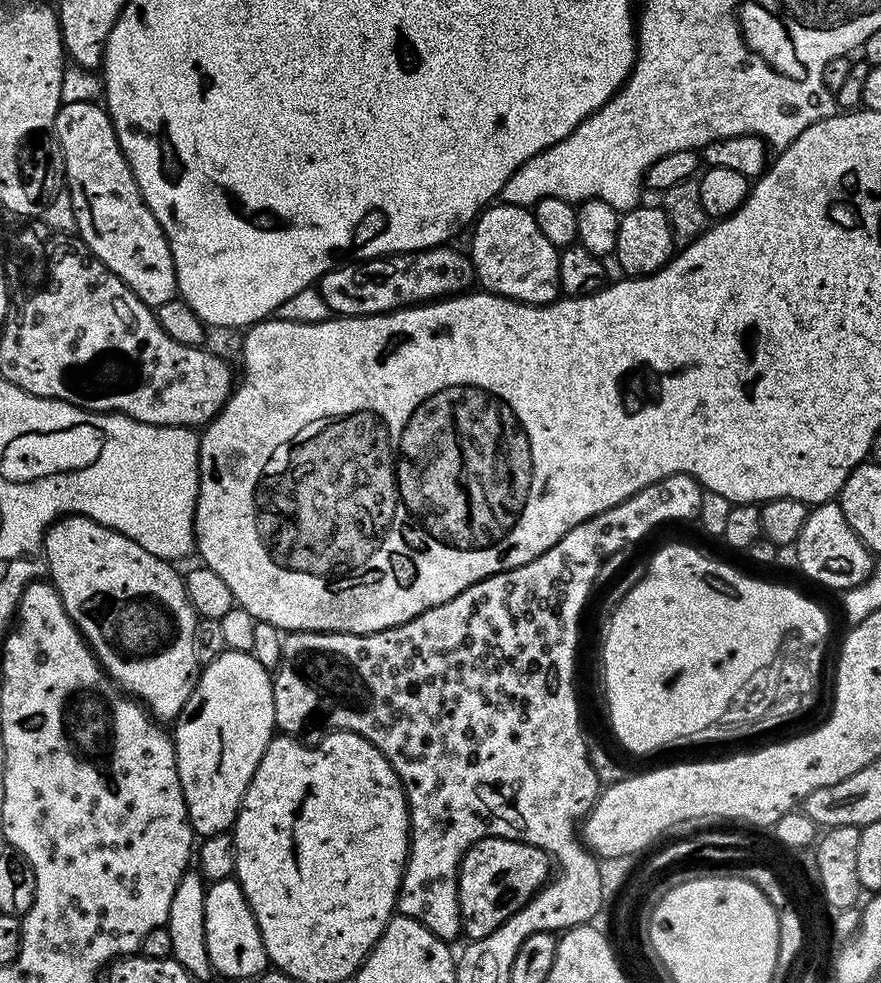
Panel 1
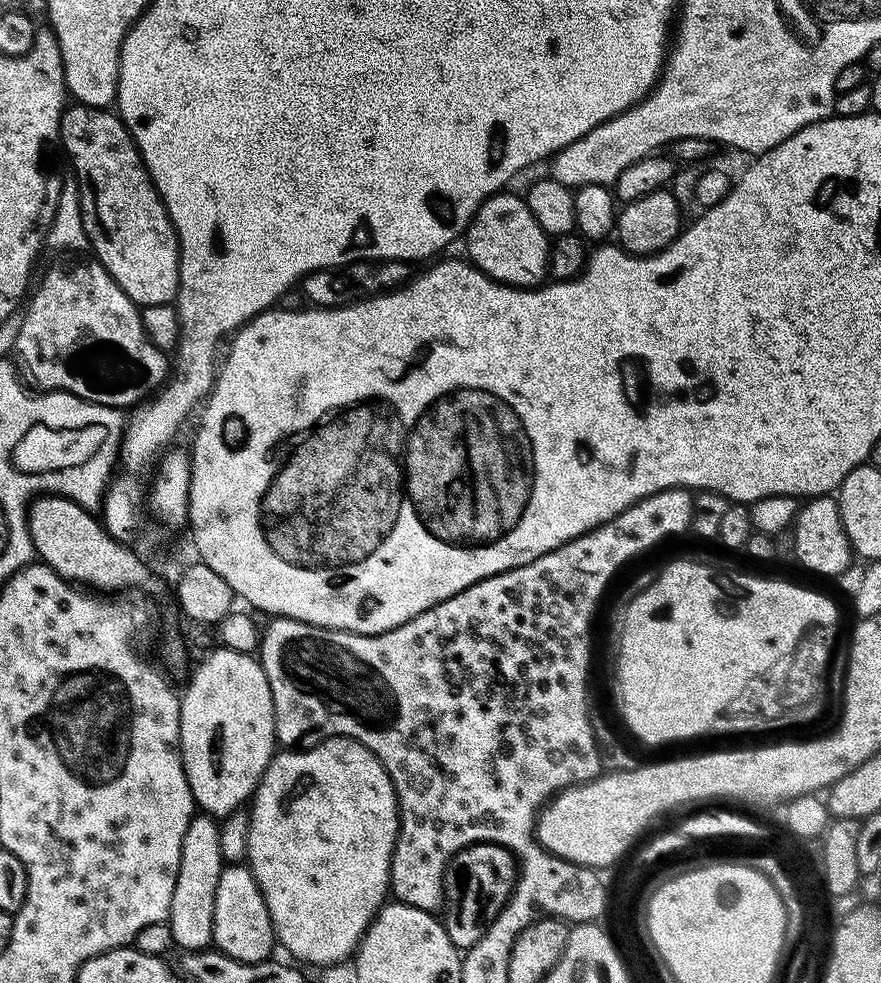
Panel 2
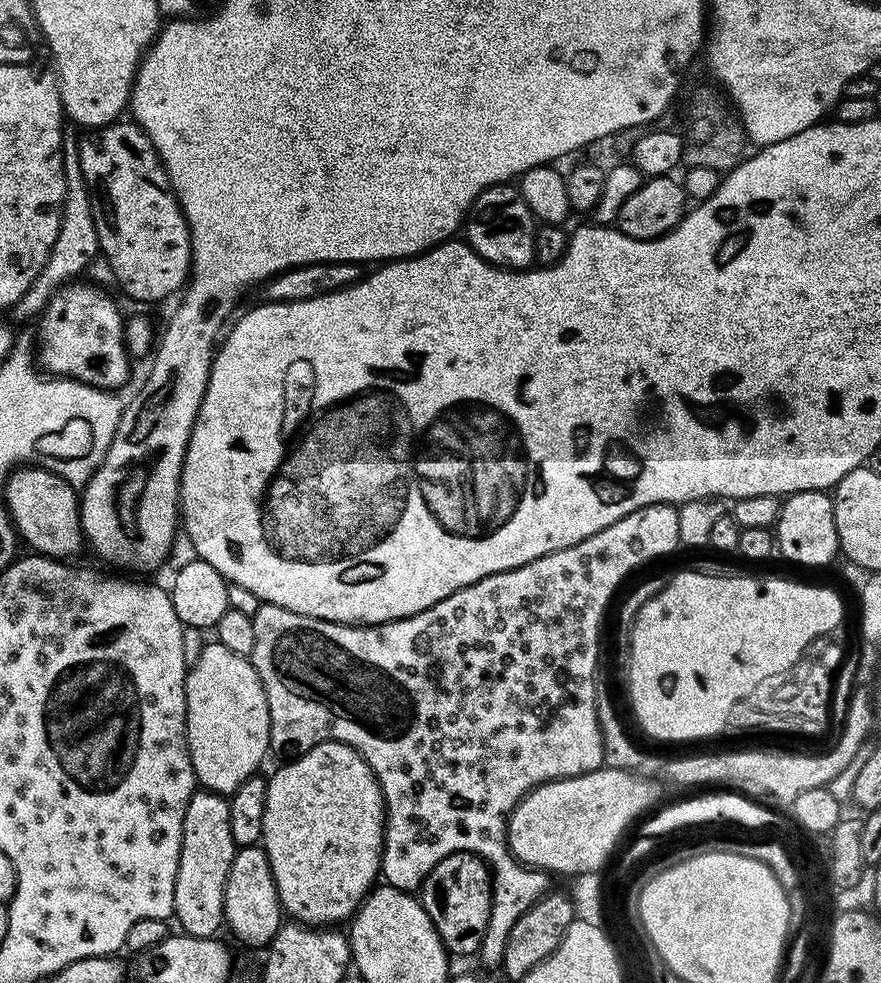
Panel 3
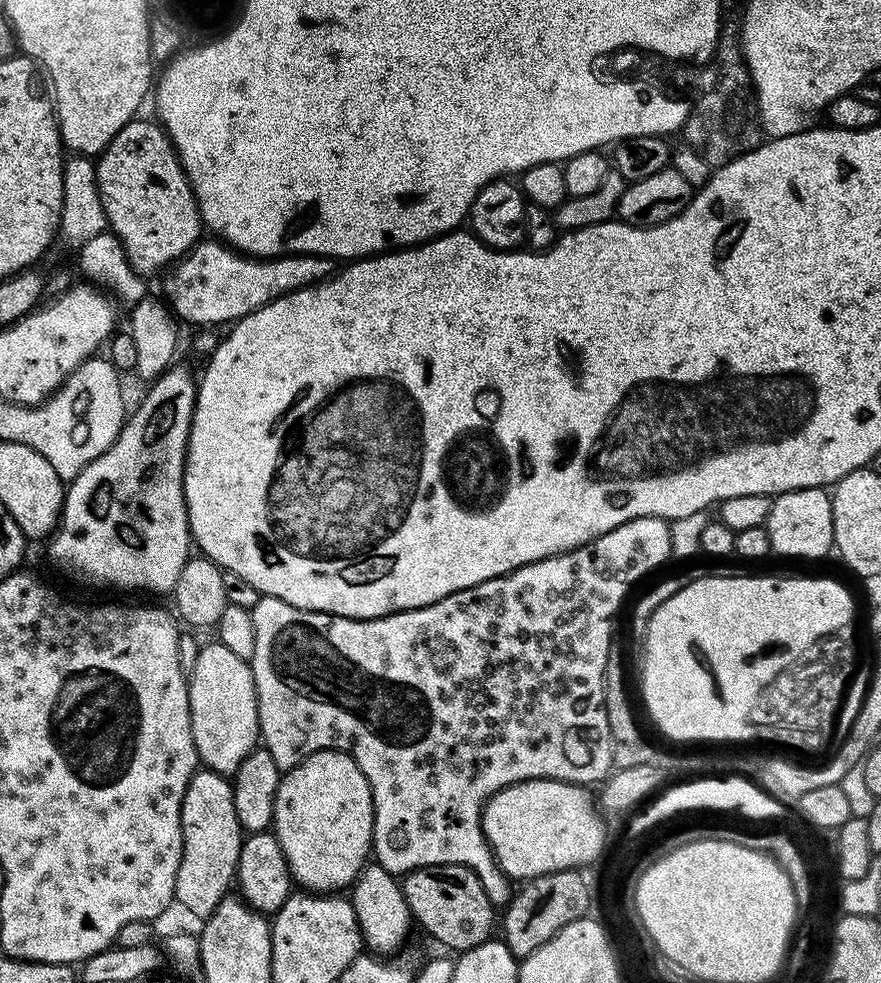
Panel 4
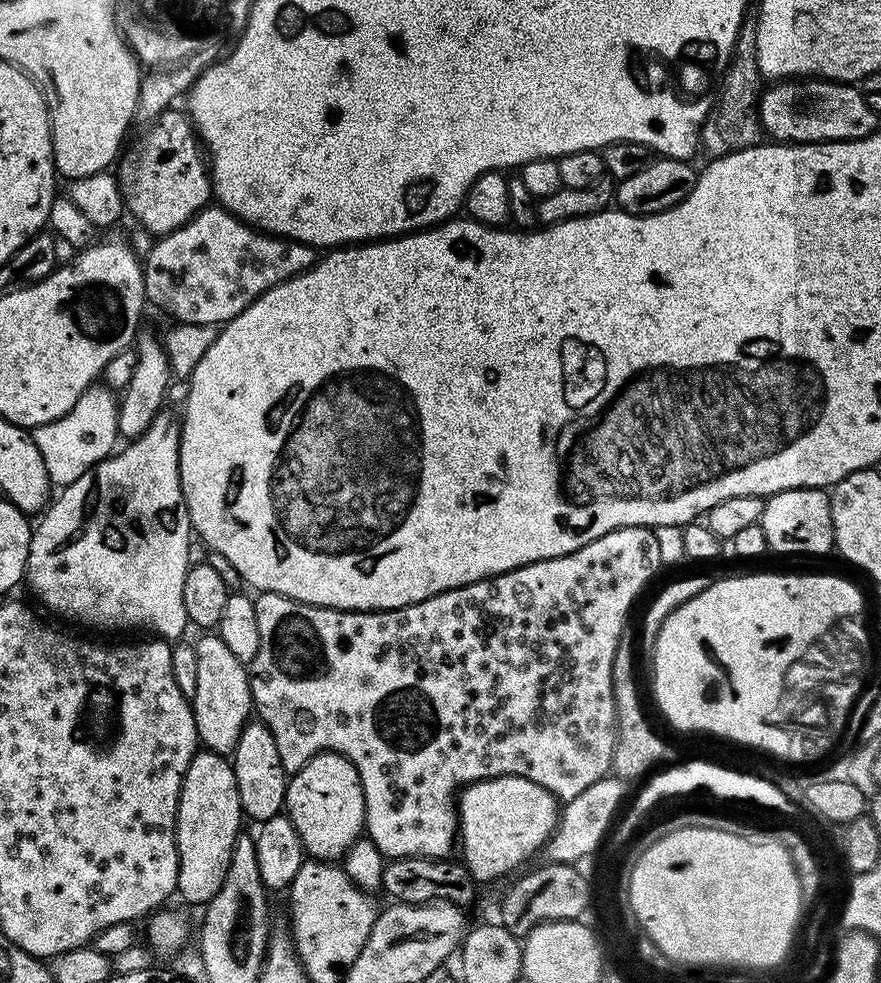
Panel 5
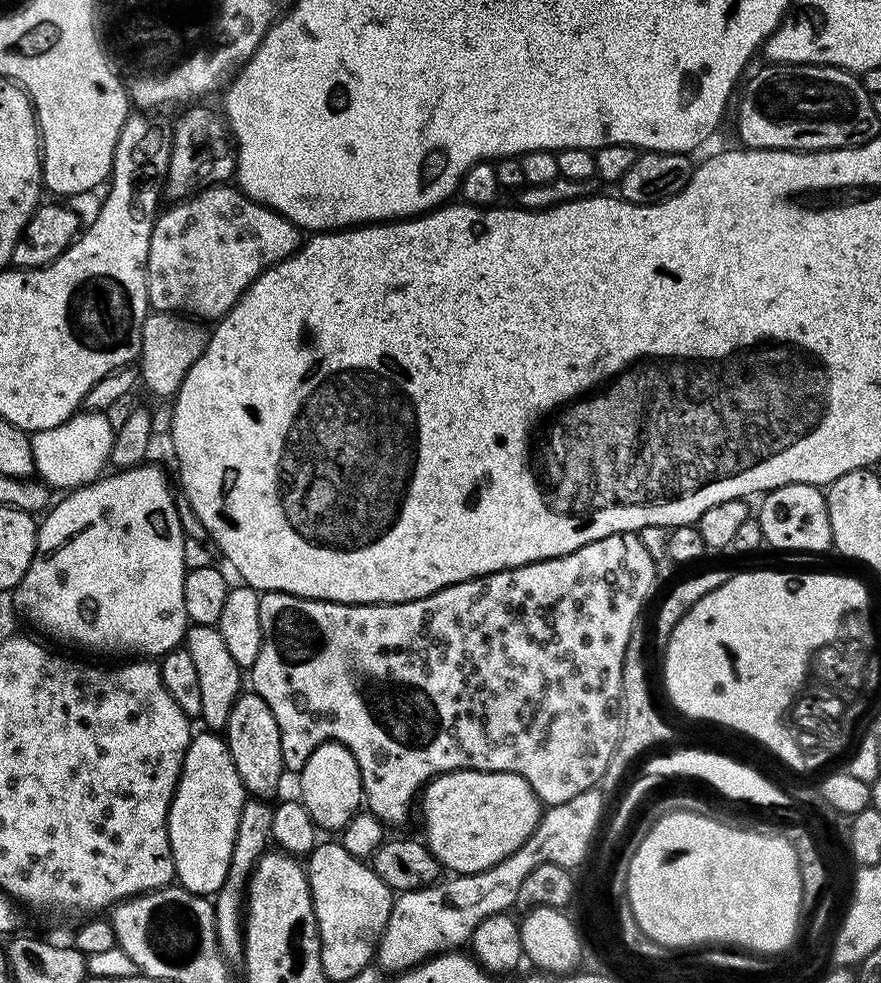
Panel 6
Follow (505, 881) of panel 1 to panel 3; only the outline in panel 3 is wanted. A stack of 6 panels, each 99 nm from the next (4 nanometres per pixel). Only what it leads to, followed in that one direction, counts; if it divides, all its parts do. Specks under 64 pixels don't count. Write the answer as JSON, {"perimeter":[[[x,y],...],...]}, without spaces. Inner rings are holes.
{"perimeter":[[[455,852],[442,858],[418,889],[420,905],[430,914],[434,930],[453,957],[475,957],[479,953],[492,913],[492,878],[493,873],[480,857],[472,852]]]}

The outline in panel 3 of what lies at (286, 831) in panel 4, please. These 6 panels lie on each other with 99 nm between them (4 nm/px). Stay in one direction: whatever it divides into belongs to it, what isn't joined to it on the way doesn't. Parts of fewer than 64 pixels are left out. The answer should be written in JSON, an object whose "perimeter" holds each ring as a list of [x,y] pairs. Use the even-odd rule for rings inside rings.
{"perimeter":[[[327,740],[318,746],[314,746],[301,756],[289,759],[273,776],[267,777],[268,789],[266,790],[266,802],[262,810],[262,834],[260,844],[264,849],[266,858],[270,862],[270,870],[274,874],[274,886],[278,890],[280,907],[288,912],[293,921],[309,926],[340,926],[340,923],[355,916],[360,903],[365,896],[372,891],[380,876],[380,859],[384,849],[384,795],[380,789],[378,778],[370,770],[370,766],[360,757],[349,744]]]}

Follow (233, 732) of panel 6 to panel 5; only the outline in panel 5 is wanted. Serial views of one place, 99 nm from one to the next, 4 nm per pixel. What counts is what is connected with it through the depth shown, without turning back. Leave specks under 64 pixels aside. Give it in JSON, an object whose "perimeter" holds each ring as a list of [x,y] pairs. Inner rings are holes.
{"perimeter":[[[258,718],[249,719],[245,724],[242,734],[238,738],[236,747],[230,753],[230,763],[234,770],[234,778],[238,786],[238,802],[240,811],[245,817],[248,816],[253,822],[269,820],[275,816],[281,815],[285,811],[284,799],[288,793],[289,773],[284,771],[282,766],[282,757],[278,755],[278,745],[274,743],[274,734]]]}

